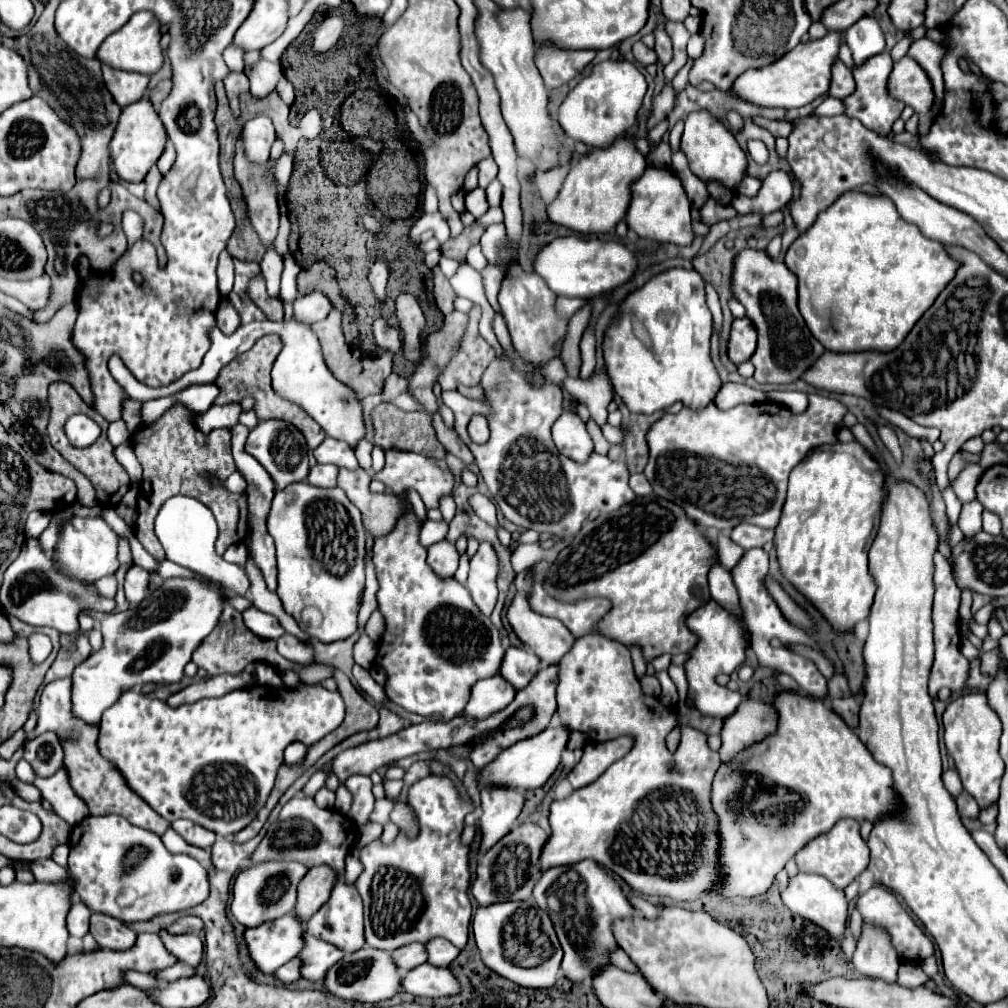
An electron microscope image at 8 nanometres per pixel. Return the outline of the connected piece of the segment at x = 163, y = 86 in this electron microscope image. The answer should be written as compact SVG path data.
M164 80L150 91L149 99L157 107L170 93L172 80Z

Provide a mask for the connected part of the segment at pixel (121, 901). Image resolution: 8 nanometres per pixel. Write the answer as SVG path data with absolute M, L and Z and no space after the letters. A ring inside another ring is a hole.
M88 815L86 819L82 819L80 823L76 823L72 827L68 847L70 847L68 871L76 881L76 891L78 891L80 901L84 901L90 911L110 915L110 917L122 921L124 925L150 921L164 913L186 911L190 907L200 905L208 897L208 891L210 891L208 871L196 859L192 859L190 855L184 855L184 853L170 853L156 833L140 829L140 827L128 823L120 815L100 815L100 817ZM134 847L144 847L148 853L136 865L126 867L124 859L126 859L128 851Z

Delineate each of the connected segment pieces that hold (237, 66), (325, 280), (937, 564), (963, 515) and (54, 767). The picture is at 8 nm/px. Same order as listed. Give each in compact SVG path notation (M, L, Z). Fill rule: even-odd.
M230 45L224 51L224 61L230 67L230 71L242 71L244 69L244 55L246 55L246 51L236 47L236 45Z
M314 263L310 269L302 269L298 275L298 293L306 295L314 289L322 289L338 309L346 309L346 301L340 295L338 283L334 281L334 269L328 263Z
M936 555L934 557L934 605L932 605L932 623L934 623L934 645L936 645L936 655L934 655L934 665L930 671L930 695L936 697L940 687L950 687L952 691L962 691L968 679L970 671L970 661L958 651L960 649L960 627L958 627L958 607L960 607L960 589L956 587L952 579L950 565L946 557Z
M974 499L974 501L962 505L958 525L960 525L960 529L962 529L962 533L964 533L966 537L968 537L968 535L974 535L976 531L982 531L982 517L980 517L982 511L984 511L984 507L980 505L978 499Z
M42 733L24 747L24 759L34 767L40 777L50 777L62 767L64 751L54 733Z

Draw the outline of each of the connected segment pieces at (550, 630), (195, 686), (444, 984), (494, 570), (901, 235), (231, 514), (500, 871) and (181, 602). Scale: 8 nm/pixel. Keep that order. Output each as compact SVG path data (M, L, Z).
M522 593L514 595L506 617L518 639L548 665L560 663L560 659L568 653L568 647L574 643L574 635L560 625L558 619L532 611Z
M250 663L242 673L236 673L236 675L224 673L224 675L216 675L216 677L208 677L204 681L192 683L186 689L168 697L166 703L170 707L180 707L180 705L204 699L204 697L220 697L220 695L232 691L232 687L244 687L244 685L252 685L252 683L256 683L254 663Z
M424 963L404 975L402 987L416 997L452 997L458 995L460 981L446 967L434 967Z
M482 543L478 553L470 561L470 575L466 581L466 589L470 591L480 613L484 613L486 617L490 617L498 597L496 575L498 575L498 559L490 543Z
M862 191L844 193L832 207L828 207L824 213L820 213L818 219L814 221L814 225L790 245L790 249L786 251L784 261L786 261L786 267L792 273L796 273L796 277L798 277L798 307L800 307L800 313L804 317L804 321L808 323L808 329L828 351L834 351L834 353L868 351L868 349L874 349L874 351L892 351L892 349L896 349L904 341L904 337L910 333L910 329L916 325L916 321L924 315L924 311L936 301L940 291L948 285L948 281L954 279L956 271L960 269L960 263L946 253L942 243L924 237L916 225L906 223L900 217L900 213L896 211L896 205L892 203L890 197L886 197L882 193L868 195L868 193L862 193Z
M174 405L156 421L156 425L142 425L132 439L136 457L144 467L144 479L138 495L140 517L136 523L136 537L144 545L144 549L158 561L164 559L164 551L154 533L154 519L160 507L164 505L164 501L174 495L194 497L214 513L220 527L220 535L216 541L218 555L222 555L230 545L242 543L248 533L246 497L230 493L224 485L210 483L210 475L216 475L218 479L226 481L226 477L236 471L234 459L230 453L230 431L214 429L210 435L204 435L194 427L192 417L194 417L192 411L188 411L182 405Z
M524 823L518 829L514 829L512 833L504 835L492 849L488 849L476 867L476 879L472 883L472 895L478 901L478 905L528 899L542 873L540 871L540 853L542 853L542 847L546 841L548 841L548 837L538 825Z
M174 577L166 579L160 589L154 589L136 609L112 615L92 613L102 625L104 647L80 663L72 675L74 715L88 723L100 723L104 709L116 703L122 691L142 683L180 681L194 649L216 629L226 595L228 591L212 579Z

